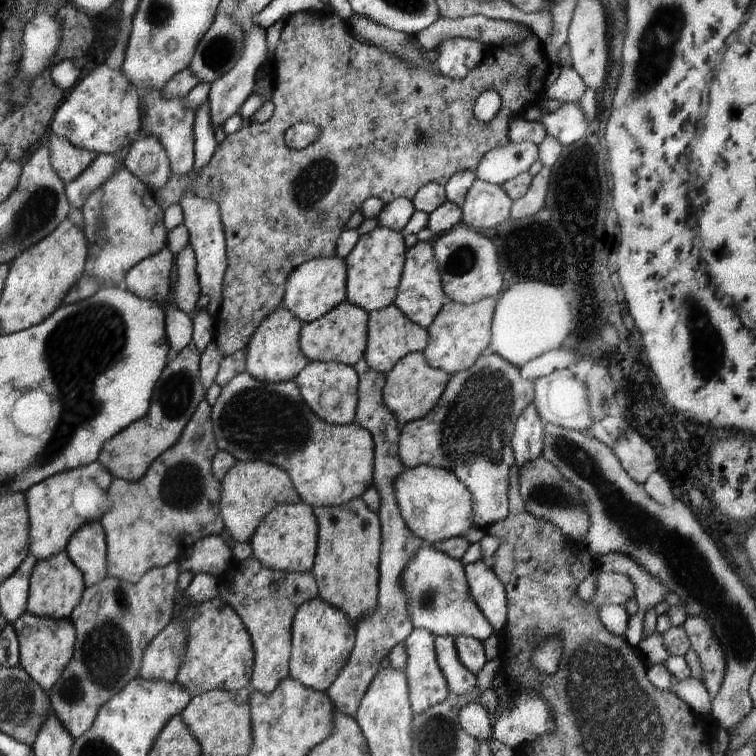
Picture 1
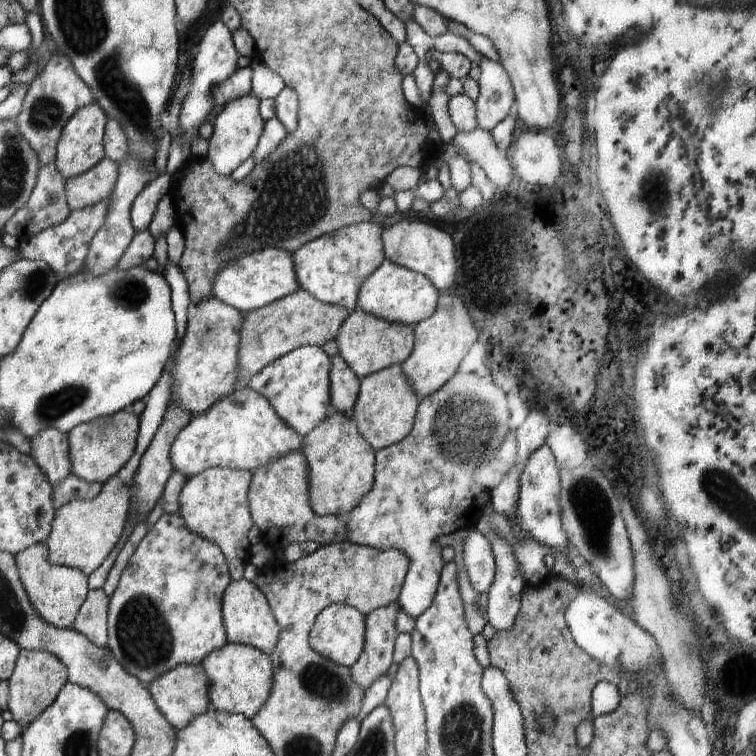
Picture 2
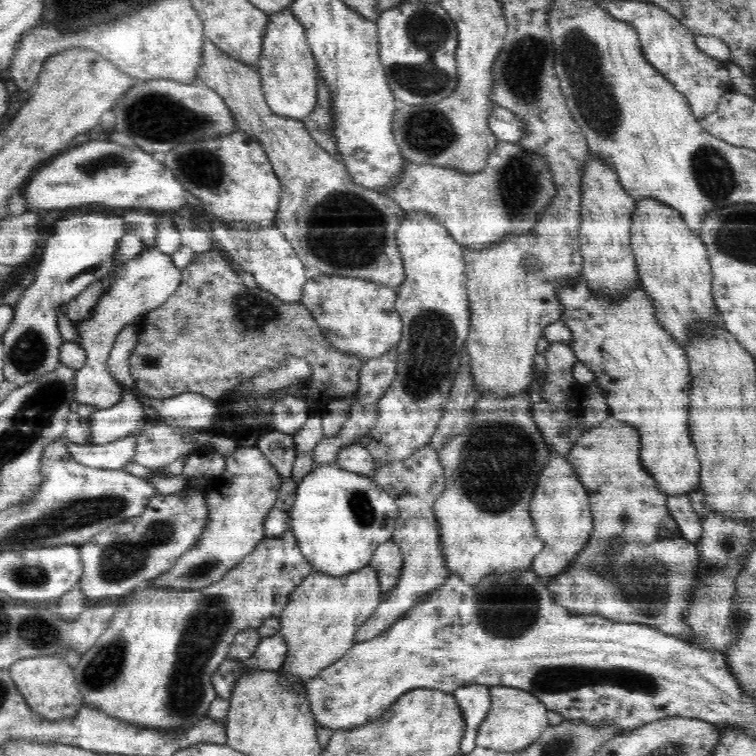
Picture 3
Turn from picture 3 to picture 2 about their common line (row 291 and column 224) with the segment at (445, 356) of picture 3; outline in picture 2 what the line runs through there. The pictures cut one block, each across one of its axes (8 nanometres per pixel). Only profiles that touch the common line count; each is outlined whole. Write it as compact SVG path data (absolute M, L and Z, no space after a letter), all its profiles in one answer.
M238 386L232 394L216 401L206 412L196 415L176 436L170 446L170 462L174 471L182 472L184 476L191 477L212 467L226 467L231 469L244 469L253 473L260 466L268 462L276 462L278 458L302 450L302 438L298 432L286 425L278 417L267 398L259 395L248 386Z

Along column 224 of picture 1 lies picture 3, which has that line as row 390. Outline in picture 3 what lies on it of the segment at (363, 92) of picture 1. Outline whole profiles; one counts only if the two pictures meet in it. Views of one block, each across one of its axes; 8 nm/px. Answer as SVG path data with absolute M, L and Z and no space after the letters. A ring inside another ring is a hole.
M206 251L202 252L196 260L192 260L188 266L181 270L181 283L176 289L176 292L169 296L160 306L155 309L149 310L140 320L140 332L138 334L138 340L134 352L128 357L129 373L134 379L136 388L142 396L147 396L151 398L156 398L158 400L170 399L171 397L176 397L185 393L197 393L198 395L203 395L212 401L218 408L220 412L234 412L234 414L250 414L250 412L272 412L274 404L278 403L280 400L286 399L287 397L296 397L302 399L306 402L307 406L314 406L318 402L322 402L326 398L326 404L332 402L332 400L340 399L341 397L346 397L347 395L352 395L354 391L357 390L359 385L358 375L360 367L367 363L368 358L356 358L355 356L350 356L349 354L342 354L337 350L334 350L322 336L318 325L312 315L308 312L302 302L298 304L286 304L281 300L278 300L274 295L270 294L266 290L261 288L248 288L242 282L242 277L237 272L237 268L234 267L231 262L220 252L220 251ZM288 356L295 356L296 358L303 358L309 364L310 367L310 378L305 380L305 383L298 383L297 385L281 388L276 390L272 396L268 398L261 398L258 396L246 396L246 398L241 398L241 396L235 396L233 394L242 384L246 384L248 380L252 380L254 376L262 374L264 370L276 370Z

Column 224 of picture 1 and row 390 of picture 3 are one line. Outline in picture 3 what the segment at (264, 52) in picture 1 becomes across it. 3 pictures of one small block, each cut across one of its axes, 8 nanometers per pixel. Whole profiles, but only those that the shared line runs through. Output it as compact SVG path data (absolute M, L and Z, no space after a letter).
M147 248L137 258L124 264L121 270L112 280L109 290L100 297L97 307L90 316L75 326L79 344L89 350L87 361L75 372L73 378L75 401L98 409L118 404L124 394L120 384L110 375L107 363L120 330L124 330L124 326L128 324L140 322L144 314L172 296L181 283L181 271L172 263L172 256L155 248Z

